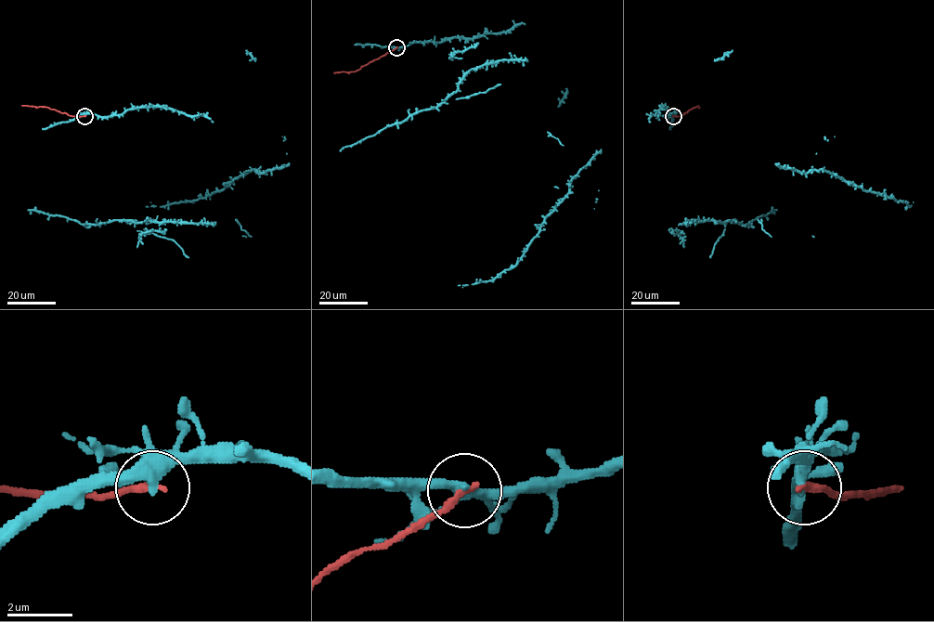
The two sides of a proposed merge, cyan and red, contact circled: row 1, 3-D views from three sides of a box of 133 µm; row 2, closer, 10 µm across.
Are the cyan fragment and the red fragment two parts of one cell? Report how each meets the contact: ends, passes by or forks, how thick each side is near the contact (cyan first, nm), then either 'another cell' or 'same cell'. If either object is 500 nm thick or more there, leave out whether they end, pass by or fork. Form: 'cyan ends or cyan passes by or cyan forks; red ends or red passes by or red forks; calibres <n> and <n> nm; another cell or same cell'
cyan forks; red ends; calibres 320 and 240 nm; another cell

